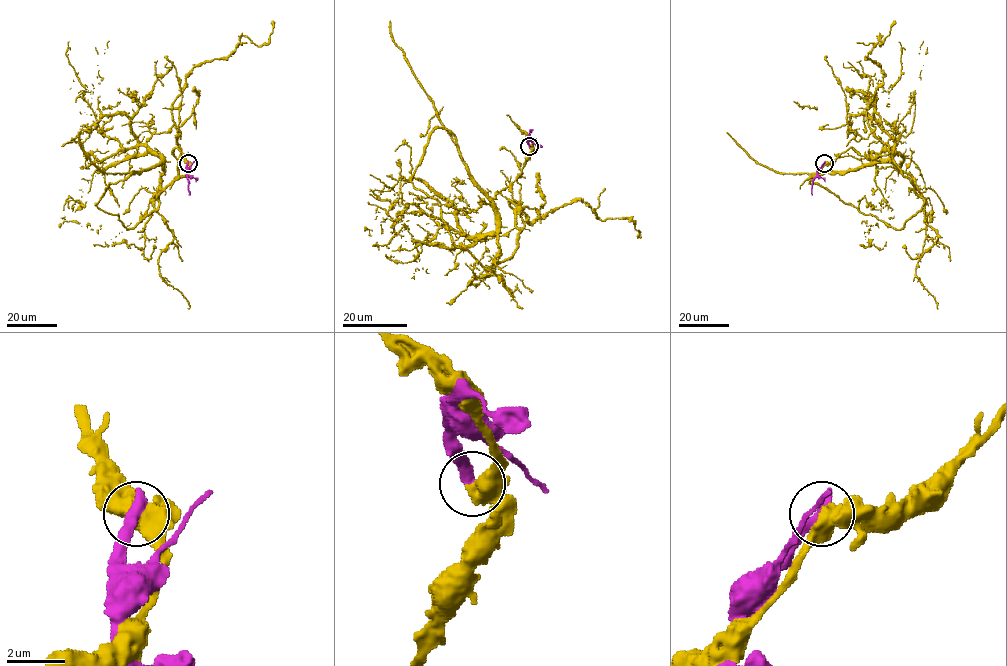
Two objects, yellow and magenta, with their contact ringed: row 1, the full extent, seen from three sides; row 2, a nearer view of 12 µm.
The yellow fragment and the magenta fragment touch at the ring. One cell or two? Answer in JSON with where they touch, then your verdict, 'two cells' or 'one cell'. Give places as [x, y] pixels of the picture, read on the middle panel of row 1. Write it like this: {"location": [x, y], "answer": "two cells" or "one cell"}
{"location": [529, 146], "answer": "two cells"}

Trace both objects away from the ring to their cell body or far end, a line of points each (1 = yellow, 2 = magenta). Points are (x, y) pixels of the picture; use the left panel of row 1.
1: (187, 163), (175, 147), (163, 188), (162, 161), (132, 156), (66, 200), (63, 221), (115, 242)
2: (187, 163), (189, 194)

